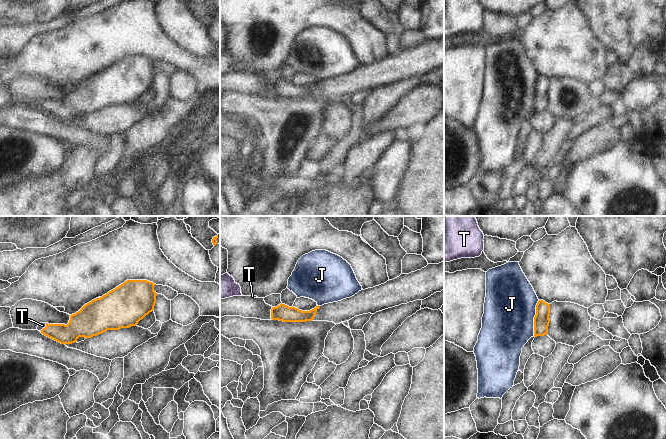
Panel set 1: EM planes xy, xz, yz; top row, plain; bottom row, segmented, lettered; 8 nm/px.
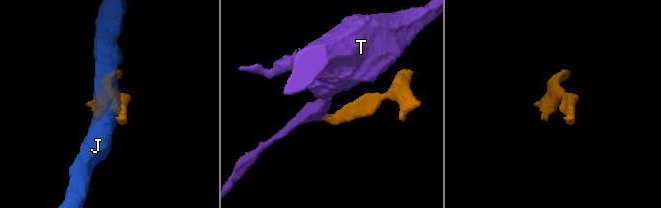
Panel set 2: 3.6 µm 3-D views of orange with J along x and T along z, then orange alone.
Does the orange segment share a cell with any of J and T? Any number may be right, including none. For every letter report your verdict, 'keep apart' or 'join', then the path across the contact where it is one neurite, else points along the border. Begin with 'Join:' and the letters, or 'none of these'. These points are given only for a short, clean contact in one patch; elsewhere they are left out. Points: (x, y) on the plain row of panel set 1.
Join: T
J: keep apart
T: join; runs through xy (65, 110), (45, 103), (42, 101)

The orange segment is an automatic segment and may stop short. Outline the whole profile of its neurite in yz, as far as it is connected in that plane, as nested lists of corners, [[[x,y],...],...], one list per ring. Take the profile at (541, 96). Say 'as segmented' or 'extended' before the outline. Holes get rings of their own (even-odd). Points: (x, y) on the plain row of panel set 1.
as segmented | [[[539,76],[536,81],[536,91],[534,93],[534,113],[547,111],[550,99],[549,91],[550,80]]]

